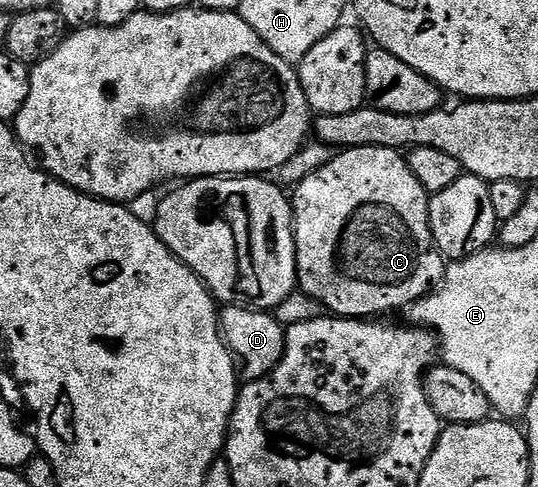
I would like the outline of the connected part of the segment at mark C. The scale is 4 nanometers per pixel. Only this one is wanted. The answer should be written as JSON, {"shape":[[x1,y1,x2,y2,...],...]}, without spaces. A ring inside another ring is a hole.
{"shape":[[351,146,334,153,331,164,319,168,307,180,303,180,291,194,293,204,293,235,297,249,297,285,300,293,311,296,321,302,322,307,330,315,338,318,376,319,378,316,389,316,392,310,404,311,406,308,424,298,445,279,447,259,439,253,435,240,431,236,429,223,429,200,431,195,425,191,423,184,415,180,415,172,411,172,406,155,400,150,391,148,375,148,374,146]]}

